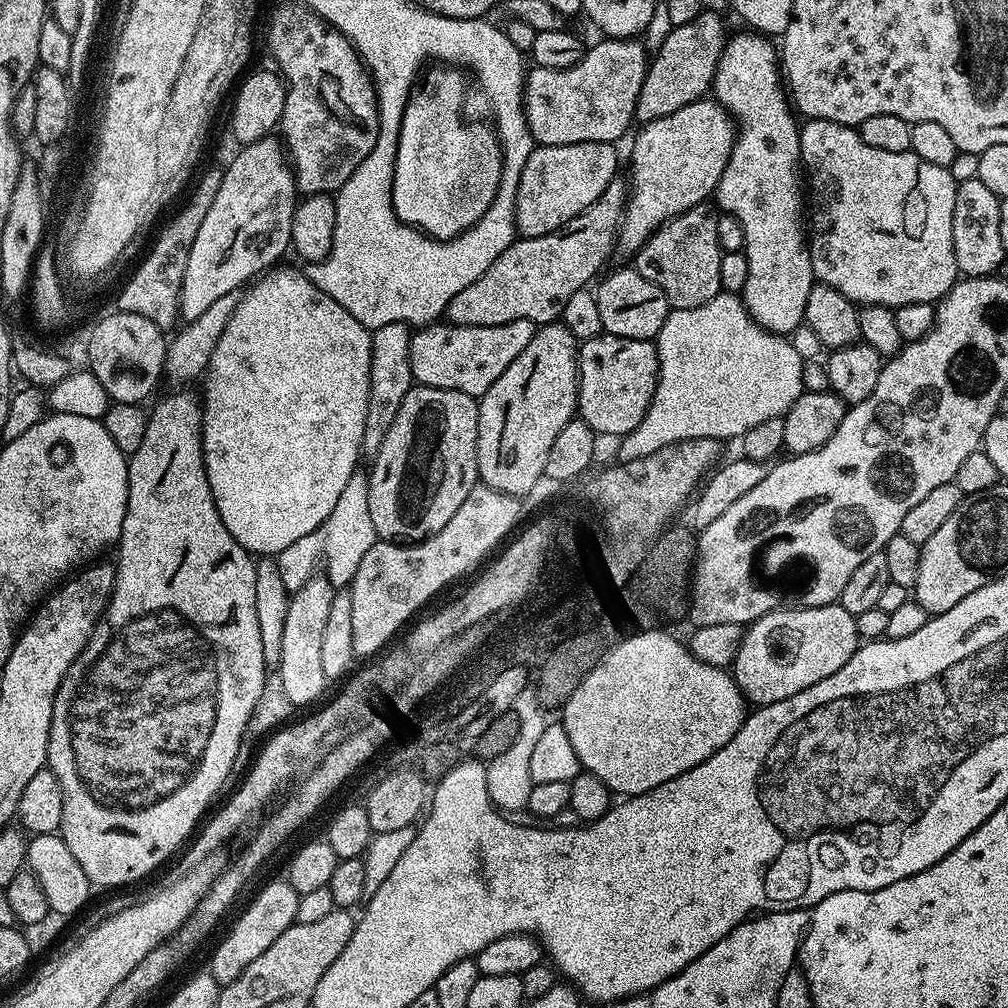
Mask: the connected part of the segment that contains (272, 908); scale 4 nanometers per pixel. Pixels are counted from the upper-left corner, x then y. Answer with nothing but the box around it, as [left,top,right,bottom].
[210,879,300,986]

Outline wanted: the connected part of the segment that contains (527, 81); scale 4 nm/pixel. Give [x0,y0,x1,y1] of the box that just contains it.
[524,38,650,146]

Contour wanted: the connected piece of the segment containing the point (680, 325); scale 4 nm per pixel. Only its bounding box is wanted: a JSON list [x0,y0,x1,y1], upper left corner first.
[618,290,806,460]

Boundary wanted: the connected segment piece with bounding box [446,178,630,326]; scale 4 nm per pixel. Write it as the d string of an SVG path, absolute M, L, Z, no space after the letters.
M627 179L612 180L598 202L594 202L582 214L570 218L570 222L566 222L560 231L541 236L525 236L506 246L506 250L502 250L502 254L494 261L494 266L490 266L490 270L486 270L486 274L482 274L478 282L470 282L466 290L461 290L459 294L454 294L454 298L450 298L447 323L458 326L502 326L506 322L528 320L539 326L559 321L566 301L573 294L578 294L578 290L589 287L601 275L600 267L611 256L612 248L614 252L617 247L620 221L623 220L624 208L628 205L629 187Z

